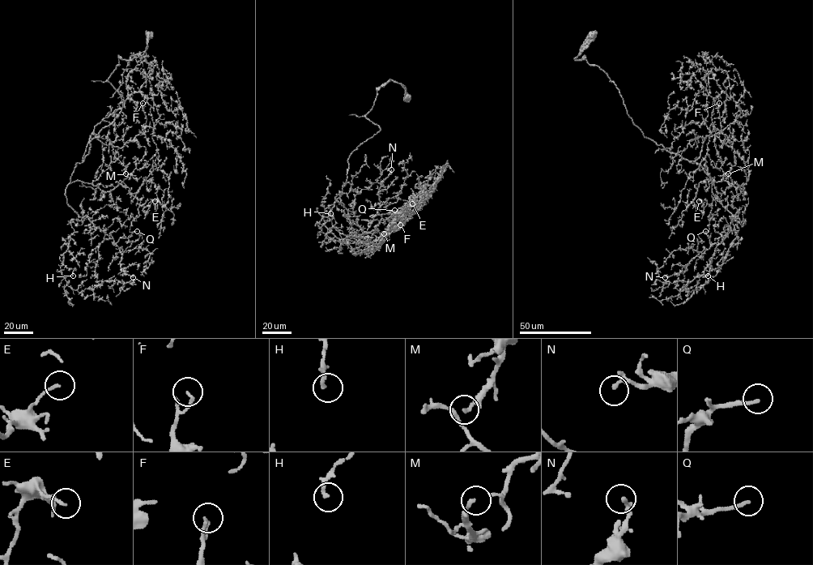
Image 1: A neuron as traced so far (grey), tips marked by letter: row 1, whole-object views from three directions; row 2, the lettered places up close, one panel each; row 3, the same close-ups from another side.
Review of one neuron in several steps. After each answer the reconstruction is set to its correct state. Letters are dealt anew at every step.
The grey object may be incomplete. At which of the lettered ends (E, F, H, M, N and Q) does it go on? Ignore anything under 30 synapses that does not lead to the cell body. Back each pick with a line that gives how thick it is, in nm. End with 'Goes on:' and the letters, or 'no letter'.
Q: Thickness 160 nm
Goes on: Q

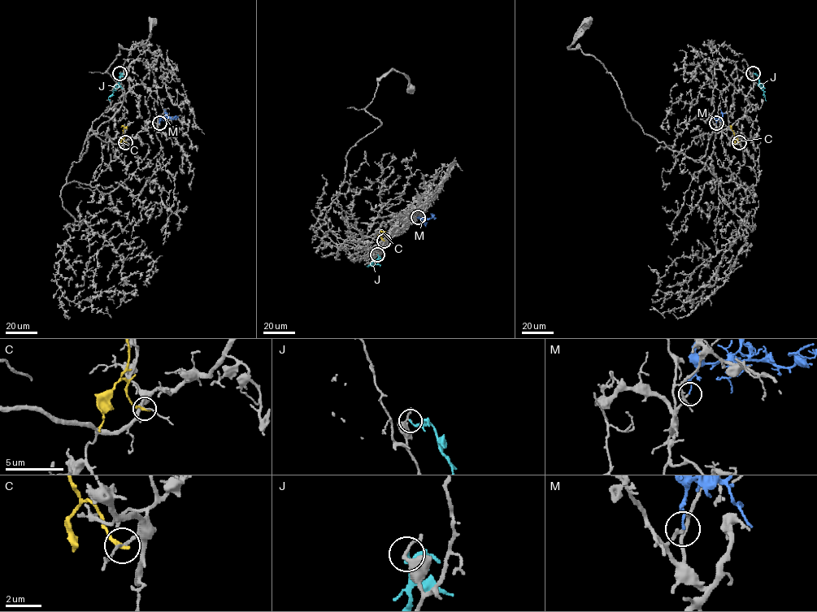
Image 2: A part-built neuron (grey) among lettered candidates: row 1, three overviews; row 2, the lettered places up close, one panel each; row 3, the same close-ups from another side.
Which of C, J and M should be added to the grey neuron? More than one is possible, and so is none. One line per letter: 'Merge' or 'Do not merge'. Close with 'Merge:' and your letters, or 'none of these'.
C: Do not merge
J: Do not merge
M: Do not merge
Merge: none of these

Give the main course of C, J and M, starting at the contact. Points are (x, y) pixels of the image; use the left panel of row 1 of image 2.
C: (126, 142), (123, 138), (123, 130), (128, 126)
J: (119, 73), (119, 80), (108, 98), (109, 101)
M: (159, 123), (162, 119), (174, 119), (176, 115)

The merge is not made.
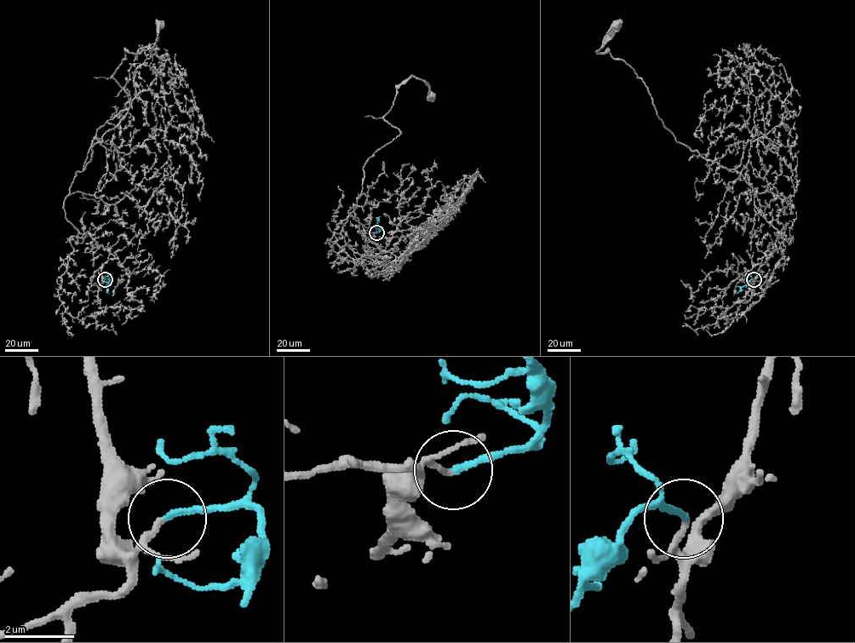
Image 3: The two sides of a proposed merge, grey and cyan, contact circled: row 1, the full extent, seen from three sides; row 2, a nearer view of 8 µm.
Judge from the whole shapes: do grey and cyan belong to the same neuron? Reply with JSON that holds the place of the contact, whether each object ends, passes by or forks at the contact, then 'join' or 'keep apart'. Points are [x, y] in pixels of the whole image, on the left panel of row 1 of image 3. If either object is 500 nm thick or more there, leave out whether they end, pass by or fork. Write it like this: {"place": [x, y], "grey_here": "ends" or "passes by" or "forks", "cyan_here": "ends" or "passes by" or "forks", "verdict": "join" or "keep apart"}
{"place": [105, 279], "grey_here": "passes by", "cyan_here": "ends", "verdict": "join"}

